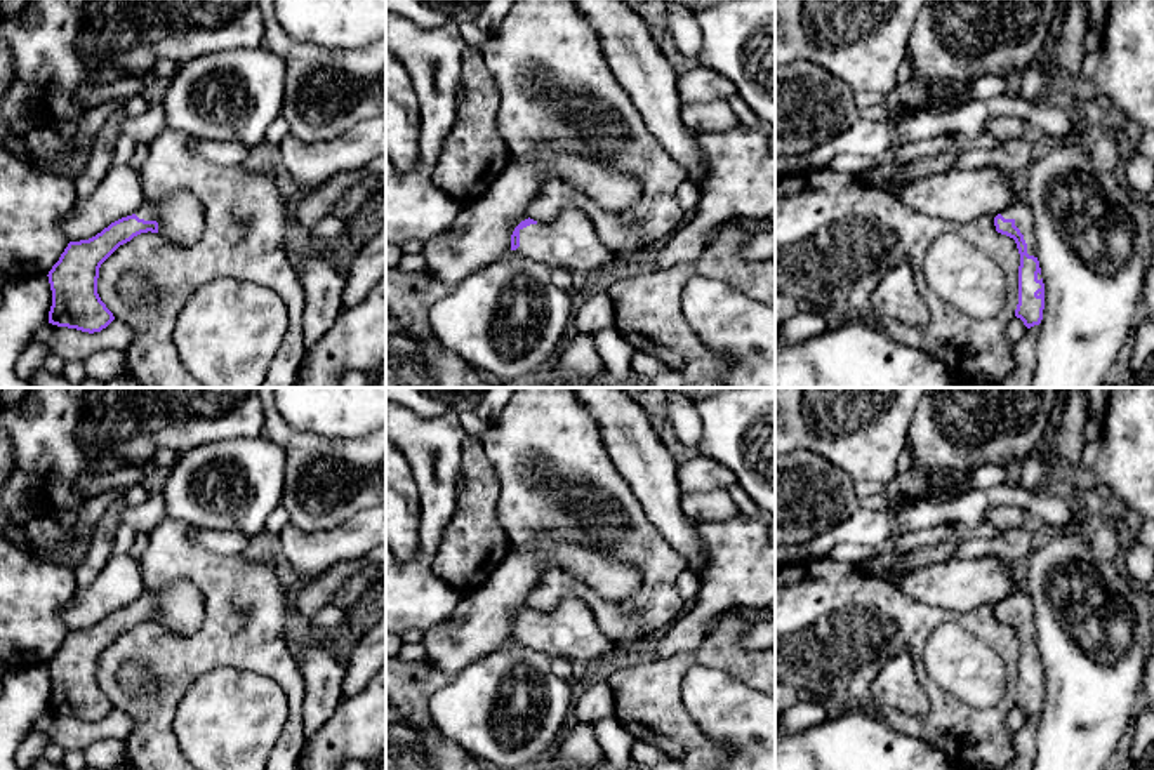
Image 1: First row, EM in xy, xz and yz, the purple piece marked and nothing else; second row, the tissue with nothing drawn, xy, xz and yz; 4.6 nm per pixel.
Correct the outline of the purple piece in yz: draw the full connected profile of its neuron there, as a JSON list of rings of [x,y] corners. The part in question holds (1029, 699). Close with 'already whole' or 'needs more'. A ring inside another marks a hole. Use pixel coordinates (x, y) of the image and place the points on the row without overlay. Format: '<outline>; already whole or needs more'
[[[1022,587],[1003,598],[994,607],[996,621],[1015,629],[1018,655],[1018,694],[1015,706],[1027,718],[1039,714],[1045,699],[1045,673],[1036,647],[1036,608]]]; needs more

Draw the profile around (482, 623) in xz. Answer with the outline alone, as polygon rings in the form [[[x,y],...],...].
[[[546,534],[509,551],[490,577],[462,596],[452,619],[428,629],[426,660],[454,676],[478,657],[511,641],[514,617],[528,608],[528,594],[547,570],[591,586],[608,601],[631,598],[641,586],[640,570],[600,548]]]

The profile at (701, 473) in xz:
[[[699,454],[678,466],[678,485],[683,494],[730,490],[739,485],[739,478],[723,464]]]

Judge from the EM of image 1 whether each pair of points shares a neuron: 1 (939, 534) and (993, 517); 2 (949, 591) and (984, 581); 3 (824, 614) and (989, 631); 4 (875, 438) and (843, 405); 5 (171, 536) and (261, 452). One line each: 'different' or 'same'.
1: different
2: same
3: same
4: same
5: different

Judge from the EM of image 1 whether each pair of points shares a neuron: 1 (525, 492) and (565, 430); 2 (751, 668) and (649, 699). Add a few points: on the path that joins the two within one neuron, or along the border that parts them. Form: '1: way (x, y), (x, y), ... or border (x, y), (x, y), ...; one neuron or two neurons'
1: way (536, 477), (541, 471), (543, 458), (550, 445); one neuron
2: way (725, 657), (694, 657), (675, 673); one neuron

